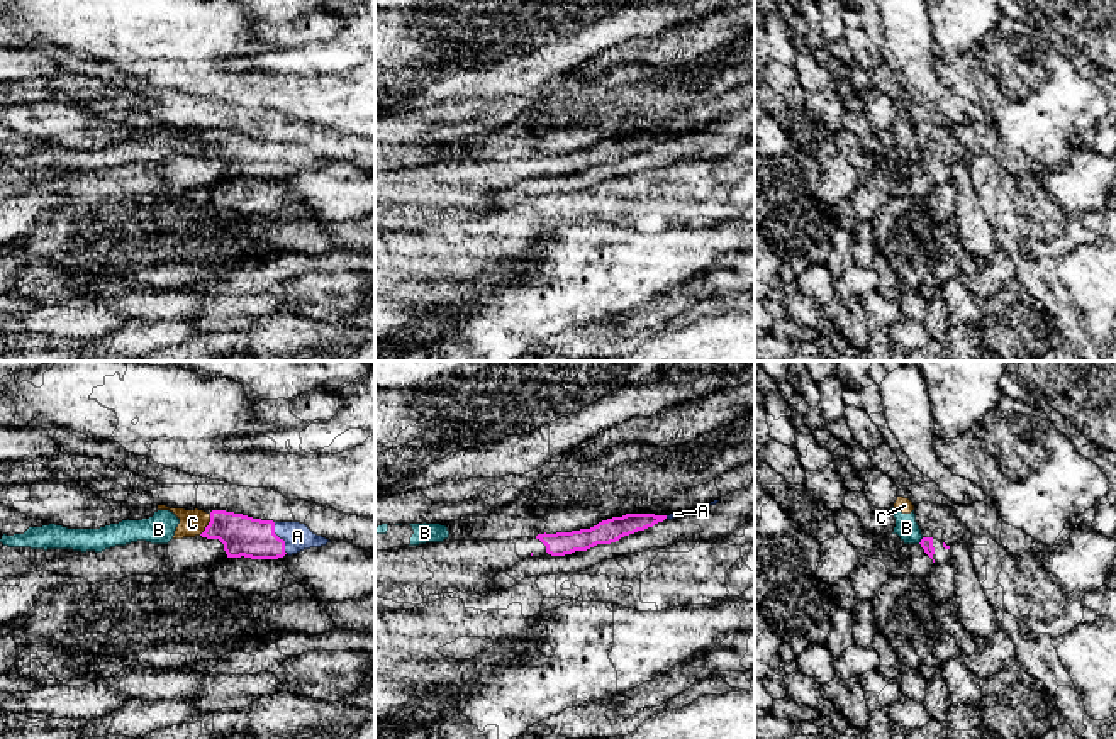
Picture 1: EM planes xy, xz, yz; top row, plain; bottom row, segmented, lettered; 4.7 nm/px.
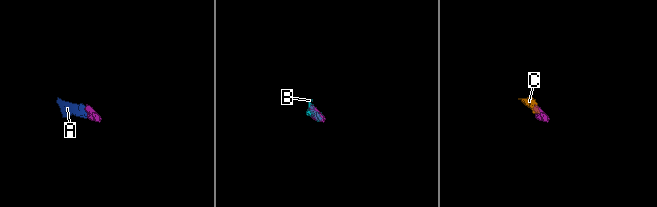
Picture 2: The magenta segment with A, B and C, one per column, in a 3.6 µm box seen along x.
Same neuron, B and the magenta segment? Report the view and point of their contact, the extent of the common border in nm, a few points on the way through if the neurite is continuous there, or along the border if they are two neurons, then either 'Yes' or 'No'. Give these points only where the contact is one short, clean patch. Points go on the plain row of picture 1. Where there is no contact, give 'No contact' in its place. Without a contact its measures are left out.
Touches magenta at yz (921, 161). Shared border 40 nm. Boundary: yz (923, 158), (918, 163). No

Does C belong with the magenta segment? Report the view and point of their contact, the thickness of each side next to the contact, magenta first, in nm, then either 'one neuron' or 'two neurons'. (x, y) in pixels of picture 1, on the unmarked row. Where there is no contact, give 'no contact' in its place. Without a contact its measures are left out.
xy (209, 144) | 190/130 nm | two neurons

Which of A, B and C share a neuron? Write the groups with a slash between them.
A / B C

